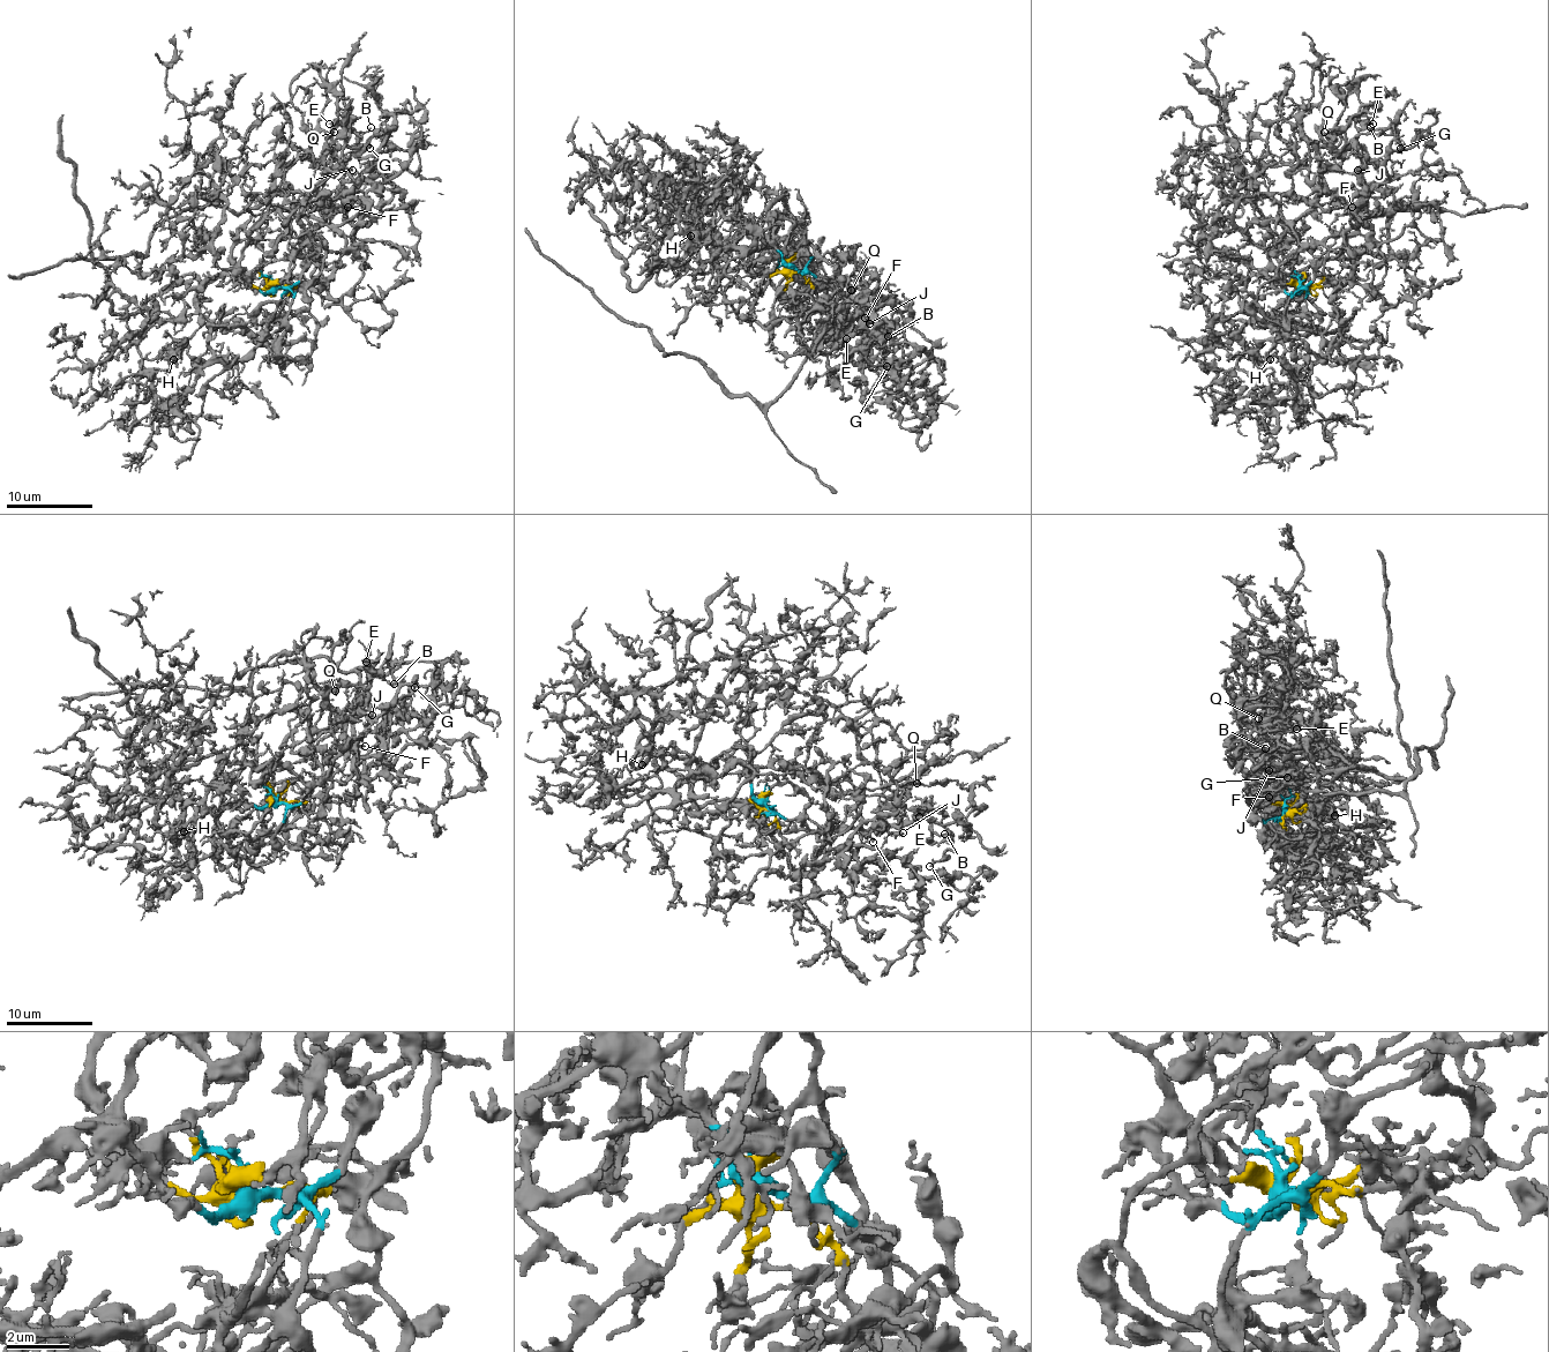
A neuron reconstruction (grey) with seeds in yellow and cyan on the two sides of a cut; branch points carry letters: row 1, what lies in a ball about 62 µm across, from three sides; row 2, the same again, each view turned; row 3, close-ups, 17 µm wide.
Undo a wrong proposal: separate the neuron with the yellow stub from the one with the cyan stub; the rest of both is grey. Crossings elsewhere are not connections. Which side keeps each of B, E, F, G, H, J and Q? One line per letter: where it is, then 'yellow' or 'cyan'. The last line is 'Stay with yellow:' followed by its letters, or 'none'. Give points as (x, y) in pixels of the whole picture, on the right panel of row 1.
B: (1370, 127) | cyan
E: (1372, 124) | cyan
F: (1352, 207) | cyan
G: (1400, 148) | cyan
H: (1270, 359) | yellow
J: (1357, 170) | cyan
Q: (1324, 132) | cyan
Stay with yellow: H

